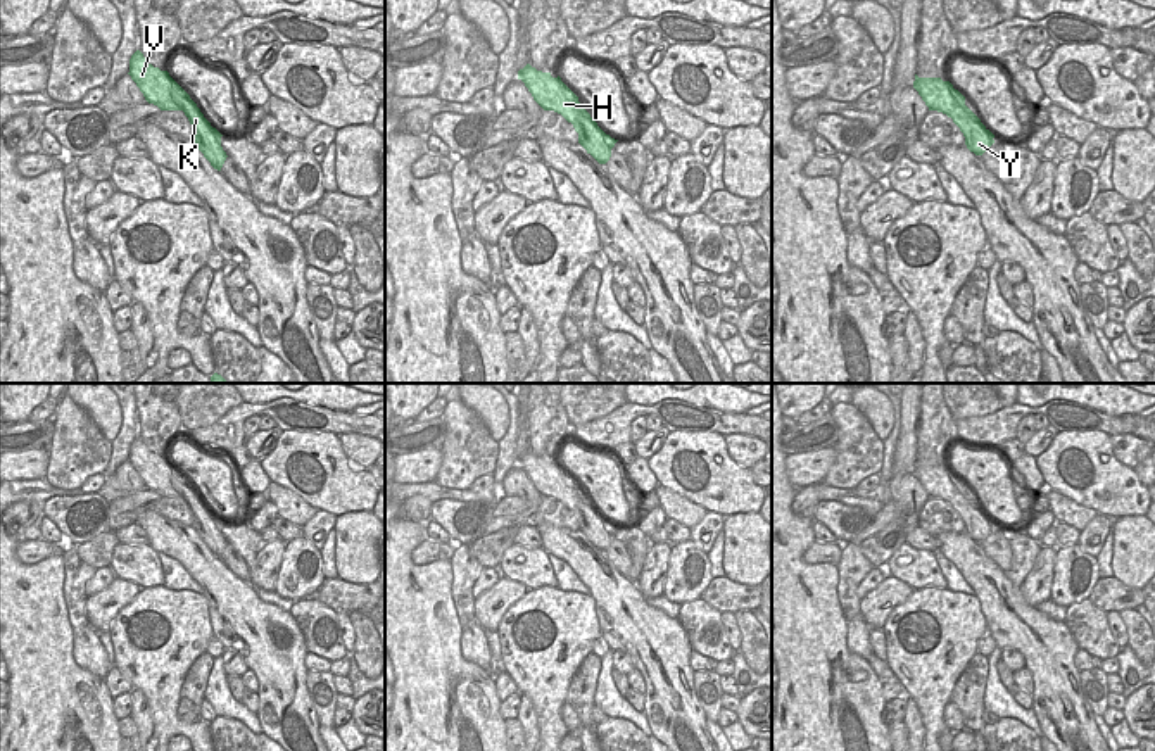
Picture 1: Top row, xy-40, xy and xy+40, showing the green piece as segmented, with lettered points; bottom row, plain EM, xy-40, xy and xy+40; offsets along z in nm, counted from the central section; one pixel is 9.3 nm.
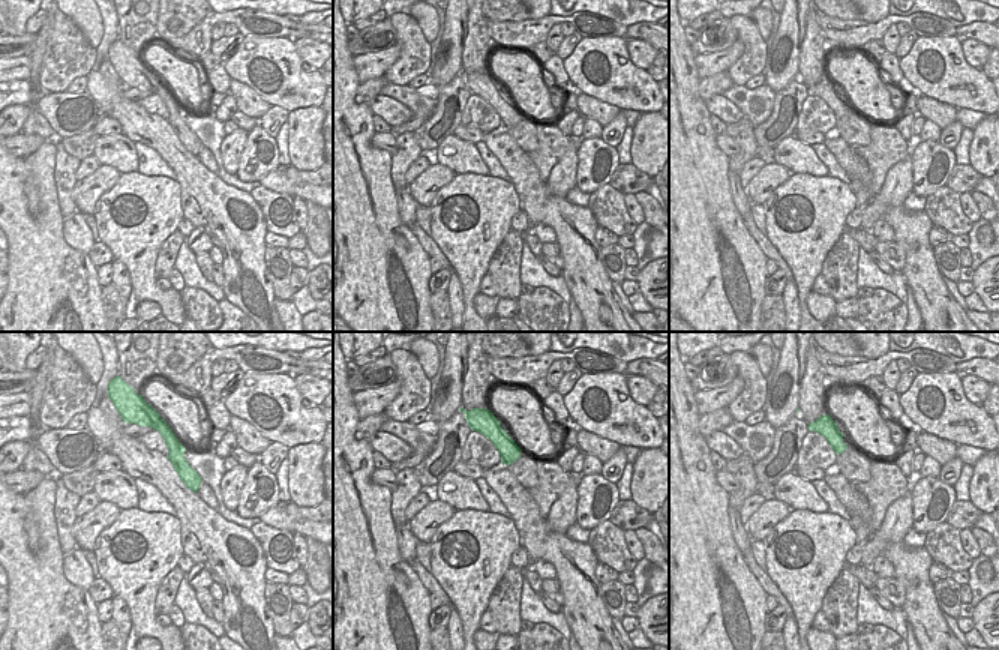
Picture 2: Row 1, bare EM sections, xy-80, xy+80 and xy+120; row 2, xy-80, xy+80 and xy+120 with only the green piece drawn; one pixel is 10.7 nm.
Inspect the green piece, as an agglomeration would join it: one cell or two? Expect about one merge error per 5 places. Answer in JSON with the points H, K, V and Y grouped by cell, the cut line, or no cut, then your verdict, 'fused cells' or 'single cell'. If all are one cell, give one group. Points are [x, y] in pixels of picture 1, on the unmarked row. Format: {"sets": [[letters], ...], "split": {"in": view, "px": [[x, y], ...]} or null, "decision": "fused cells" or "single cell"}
{"sets": [["H", "K", "V", "Y"]], "split": null, "decision": "single cell"}

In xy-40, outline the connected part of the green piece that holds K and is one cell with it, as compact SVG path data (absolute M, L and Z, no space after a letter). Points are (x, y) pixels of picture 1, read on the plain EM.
M140 437L129 445L131 466L136 470L148 490L161 497L183 497L193 516L193 528L211 552L221 558L226 539L221 533L221 520L211 513L190 482L169 463L167 458L154 454Z

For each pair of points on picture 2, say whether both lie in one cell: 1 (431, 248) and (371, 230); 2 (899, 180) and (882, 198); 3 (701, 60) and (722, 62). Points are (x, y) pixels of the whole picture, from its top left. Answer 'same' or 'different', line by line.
1: different
2: same
3: same

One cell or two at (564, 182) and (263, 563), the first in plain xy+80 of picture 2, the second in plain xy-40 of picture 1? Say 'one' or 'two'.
one

